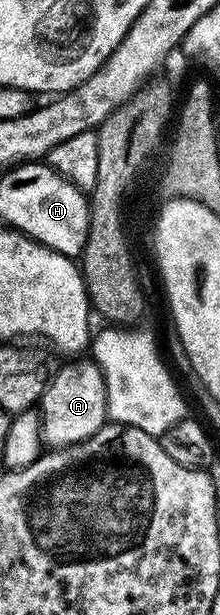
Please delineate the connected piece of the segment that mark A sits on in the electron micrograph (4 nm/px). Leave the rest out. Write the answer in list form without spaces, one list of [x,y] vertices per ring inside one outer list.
[[[93,360],[70,362],[59,370],[55,369],[40,399],[40,417],[42,441],[50,448],[82,442],[94,435],[101,426],[107,425],[106,381],[98,363]]]

